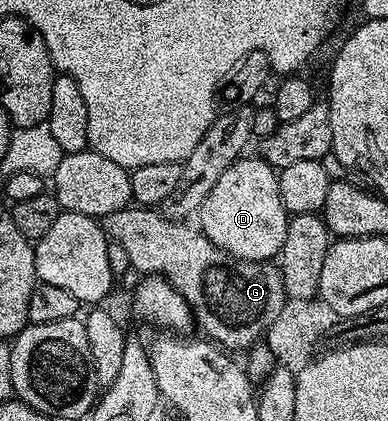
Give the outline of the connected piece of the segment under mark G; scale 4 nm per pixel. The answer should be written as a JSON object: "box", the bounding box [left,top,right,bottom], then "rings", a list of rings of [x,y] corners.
{"box":[102,207,285,350],"rings":[[[152,207],[119,209],[103,217],[102,224],[108,240],[118,243],[118,247],[126,250],[129,266],[133,270],[137,269],[140,275],[159,275],[171,281],[176,286],[176,290],[184,296],[188,306],[192,308],[195,324],[204,328],[203,336],[225,350],[251,349],[267,334],[276,318],[285,312],[284,276],[275,264],[243,261],[233,257],[213,243],[195,224],[171,221]]]}

